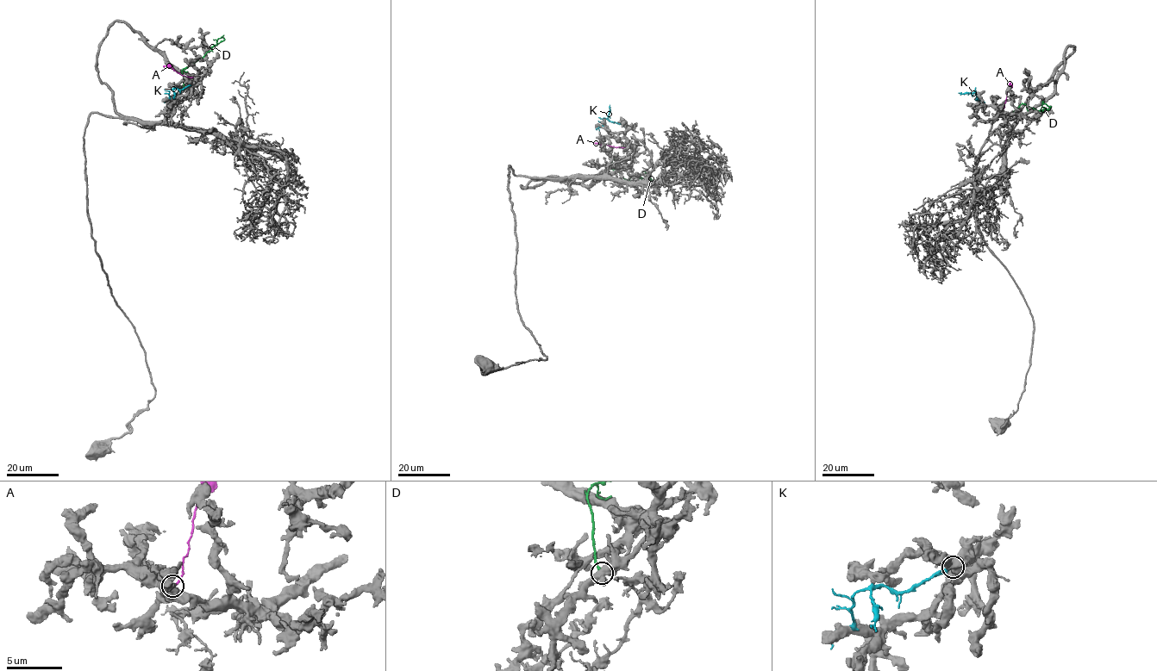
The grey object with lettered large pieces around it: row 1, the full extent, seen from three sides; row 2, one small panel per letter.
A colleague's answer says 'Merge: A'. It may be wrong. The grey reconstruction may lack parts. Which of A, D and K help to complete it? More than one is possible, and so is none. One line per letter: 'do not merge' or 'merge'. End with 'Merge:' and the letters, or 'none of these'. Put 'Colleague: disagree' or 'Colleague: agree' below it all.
A: do not merge
D: do not merge
K: do not merge
Merge: none of these
Colleague: disagree

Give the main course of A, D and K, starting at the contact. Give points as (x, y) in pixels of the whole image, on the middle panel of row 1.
A: (628, 146), (595, 143)
D: (614, 158), (611, 166), (625, 179), (652, 180), (648, 172), (645, 174)
K: (626, 127), (604, 118), (602, 125), (597, 128)

